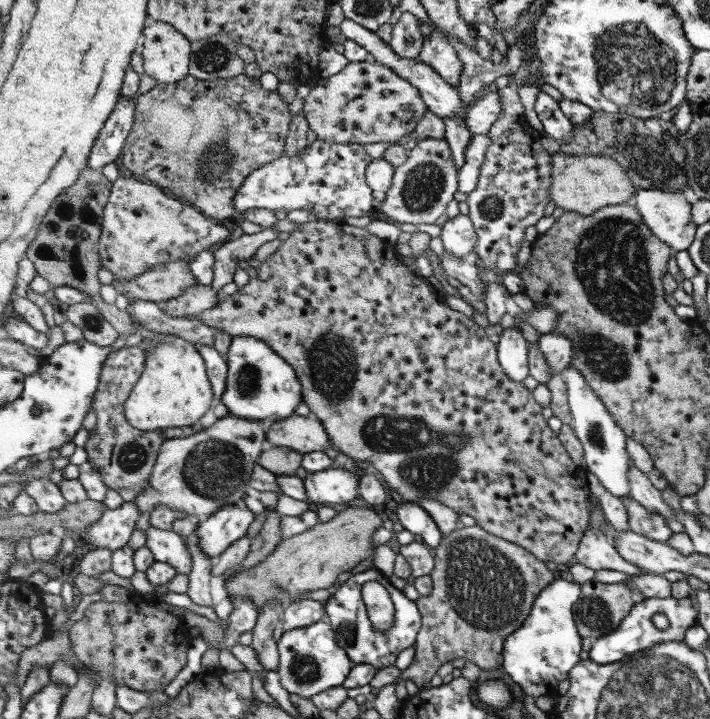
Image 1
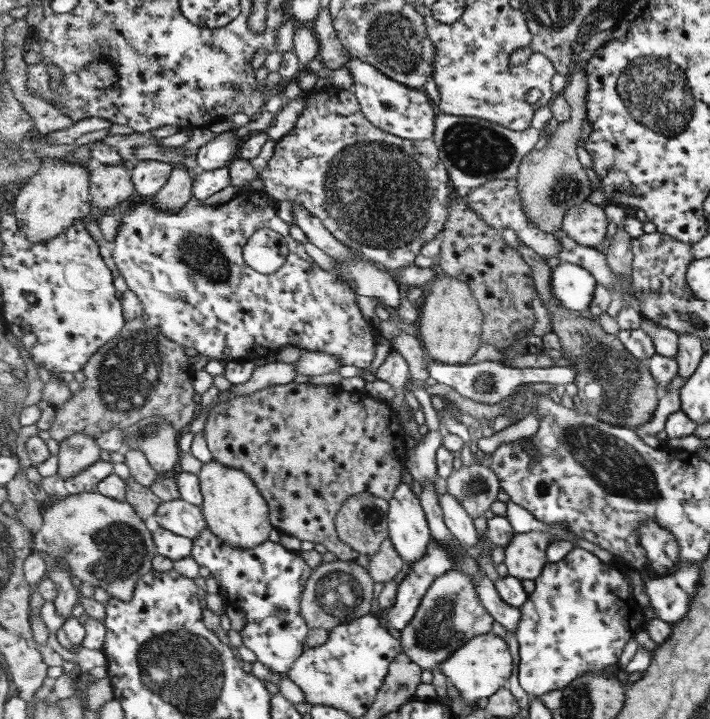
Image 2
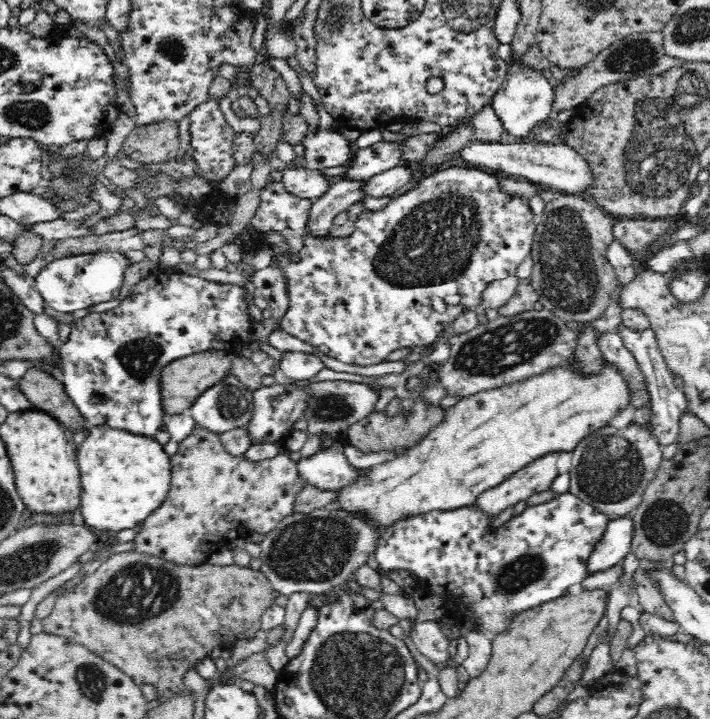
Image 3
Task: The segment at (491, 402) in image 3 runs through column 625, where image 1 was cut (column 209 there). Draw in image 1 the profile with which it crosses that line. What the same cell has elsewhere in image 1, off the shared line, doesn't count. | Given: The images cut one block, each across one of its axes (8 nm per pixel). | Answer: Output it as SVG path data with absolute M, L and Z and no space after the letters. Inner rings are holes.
M164 334L146 350L146 369L127 399L126 417L135 428L147 432L193 426L211 410L214 397L202 352L187 339Z

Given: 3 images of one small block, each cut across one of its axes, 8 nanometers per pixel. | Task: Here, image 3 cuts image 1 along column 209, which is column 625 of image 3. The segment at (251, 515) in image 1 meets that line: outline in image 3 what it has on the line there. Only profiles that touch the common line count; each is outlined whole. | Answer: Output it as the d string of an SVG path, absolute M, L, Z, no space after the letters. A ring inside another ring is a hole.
M624 516L612 519L607 524L602 538L594 546L594 550L586 560L588 575L612 568L621 562L623 556L630 551L632 540L632 517Z

